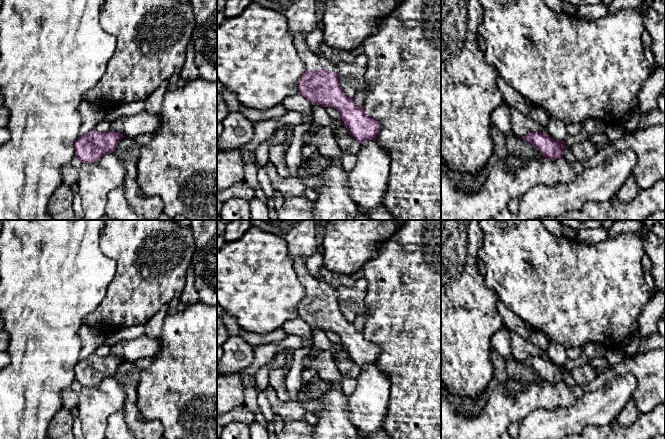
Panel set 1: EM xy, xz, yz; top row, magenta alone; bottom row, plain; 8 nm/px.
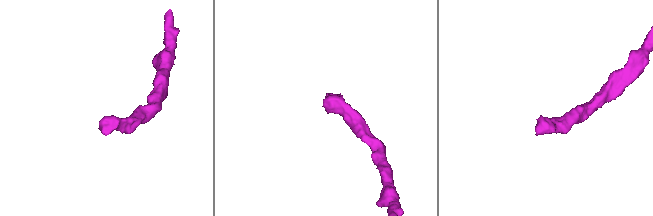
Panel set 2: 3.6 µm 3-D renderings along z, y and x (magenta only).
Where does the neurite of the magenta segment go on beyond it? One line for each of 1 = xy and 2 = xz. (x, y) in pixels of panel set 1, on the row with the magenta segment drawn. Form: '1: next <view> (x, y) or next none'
1: next none
2: next xz (312, 61)

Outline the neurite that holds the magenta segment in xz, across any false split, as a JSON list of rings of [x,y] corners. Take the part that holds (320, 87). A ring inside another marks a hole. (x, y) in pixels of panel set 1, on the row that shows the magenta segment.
[[[302,35],[294,37],[294,47],[307,68],[298,83],[299,93],[313,105],[335,108],[360,144],[370,140],[376,142],[380,123],[365,114],[363,105],[356,106],[354,98],[346,96],[339,84],[337,65],[312,52]]]

